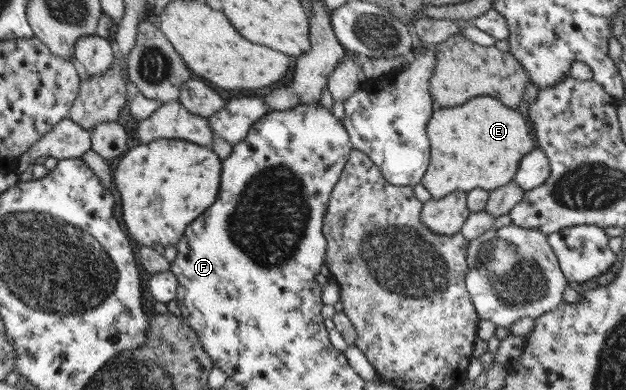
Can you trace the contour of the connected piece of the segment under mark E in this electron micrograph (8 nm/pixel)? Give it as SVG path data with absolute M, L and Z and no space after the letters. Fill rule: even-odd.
M477 96L452 108L434 109L425 127L429 163L420 184L432 199L440 199L451 191L466 193L480 188L489 192L511 182L519 159L534 148L526 120L521 111L506 108L489 96Z

